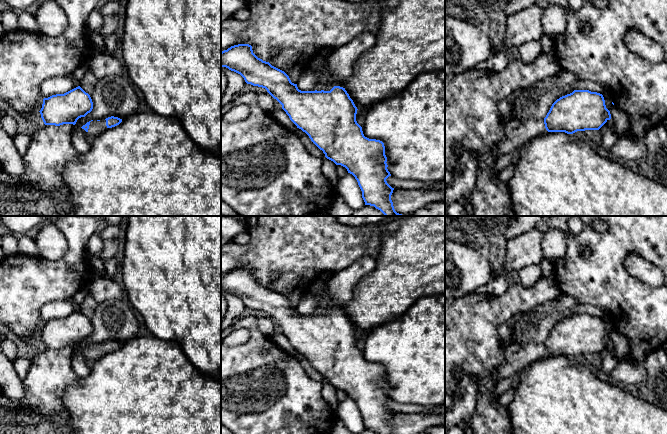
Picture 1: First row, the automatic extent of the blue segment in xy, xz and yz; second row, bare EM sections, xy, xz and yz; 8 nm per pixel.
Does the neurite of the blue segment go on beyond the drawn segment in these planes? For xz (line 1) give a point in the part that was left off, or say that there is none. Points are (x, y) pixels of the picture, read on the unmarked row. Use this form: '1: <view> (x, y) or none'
1: xz (327, 305)

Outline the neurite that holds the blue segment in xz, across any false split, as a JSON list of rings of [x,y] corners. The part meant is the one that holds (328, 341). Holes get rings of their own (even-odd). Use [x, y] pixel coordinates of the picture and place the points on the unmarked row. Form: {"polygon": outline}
{"polygon": [[[249,268],[231,270],[221,276],[221,291],[240,298],[247,308],[265,312],[276,323],[290,344],[305,356],[311,365],[336,389],[345,391],[358,406],[365,429],[378,434],[395,434],[391,419],[392,412],[386,405],[391,400],[387,391],[384,367],[364,360],[362,351],[356,345],[357,331],[345,312],[336,310],[337,302],[326,296],[329,280],[322,280],[323,291],[313,295],[321,308],[315,315],[301,315],[289,300],[269,286],[258,282]]]}

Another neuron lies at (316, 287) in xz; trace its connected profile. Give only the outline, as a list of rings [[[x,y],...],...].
[[[316,279],[311,286],[308,289],[308,293],[315,295],[315,294],[320,294],[323,291],[323,287],[322,287],[322,280]]]

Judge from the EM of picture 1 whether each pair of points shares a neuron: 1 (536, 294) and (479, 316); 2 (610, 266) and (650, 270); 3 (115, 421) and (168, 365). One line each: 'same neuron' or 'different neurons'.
1: same neuron
2: different neurons
3: same neuron

